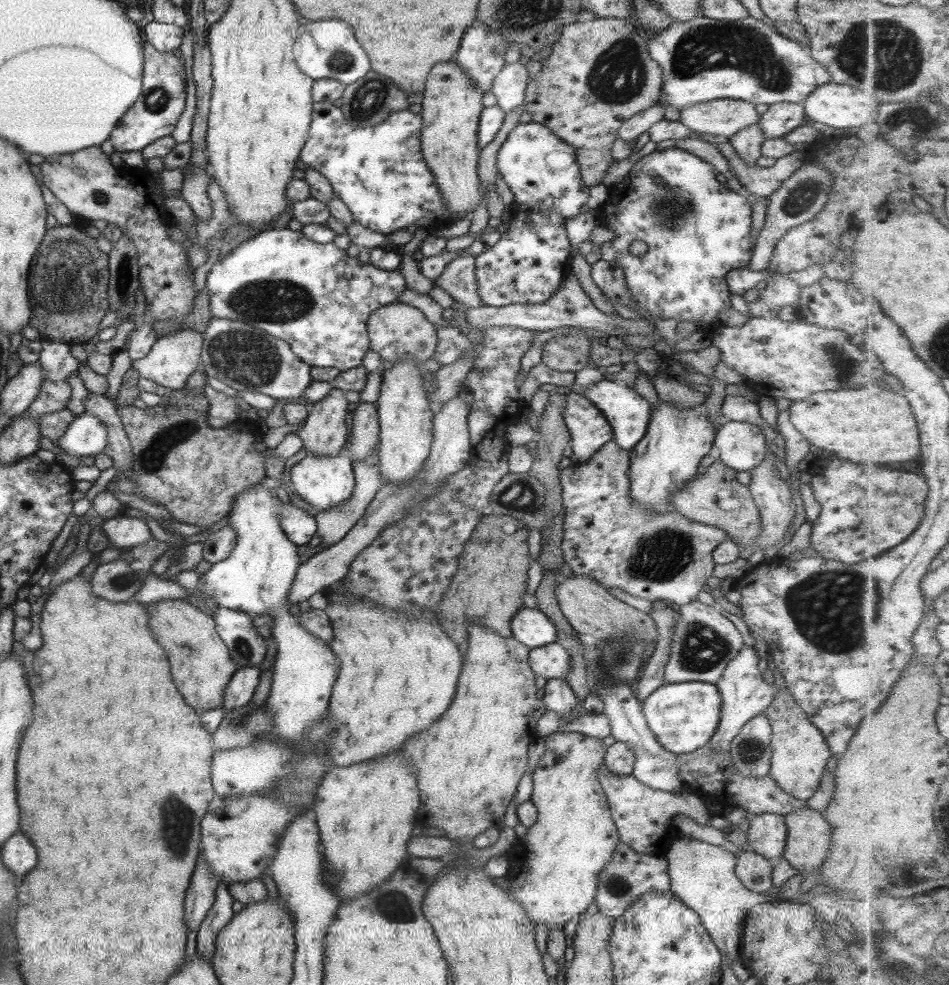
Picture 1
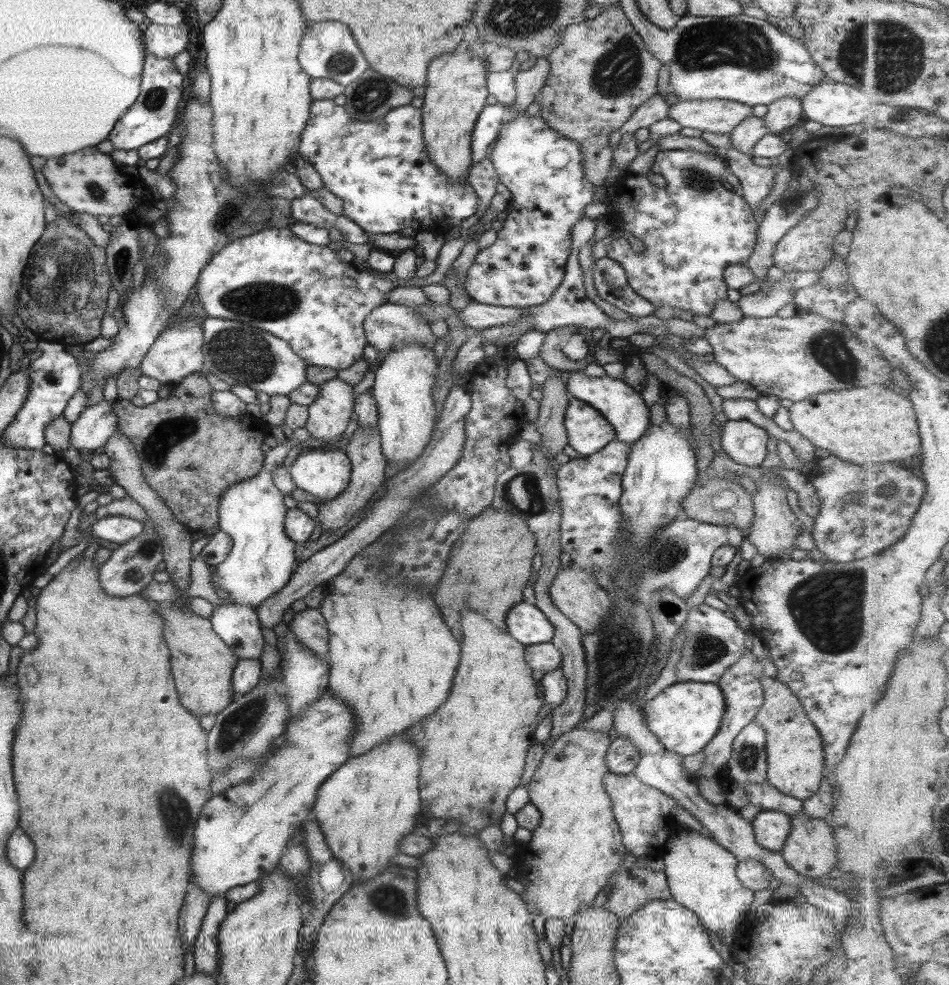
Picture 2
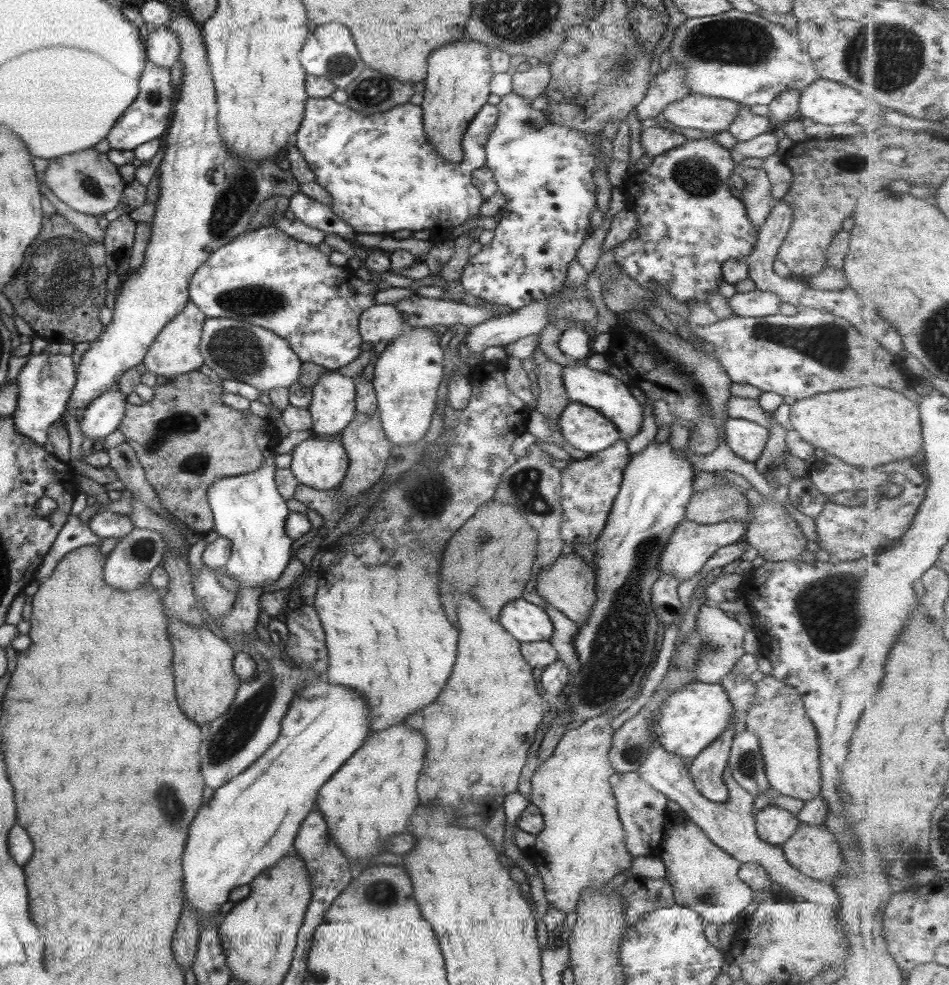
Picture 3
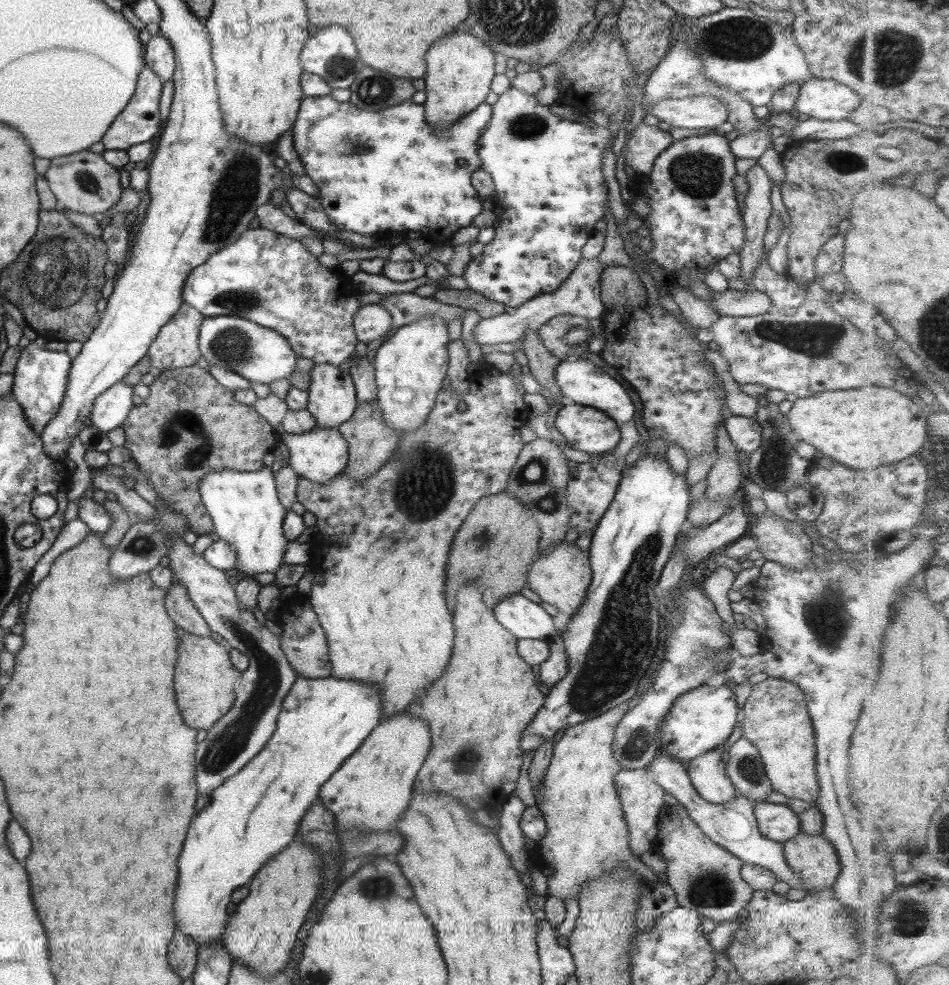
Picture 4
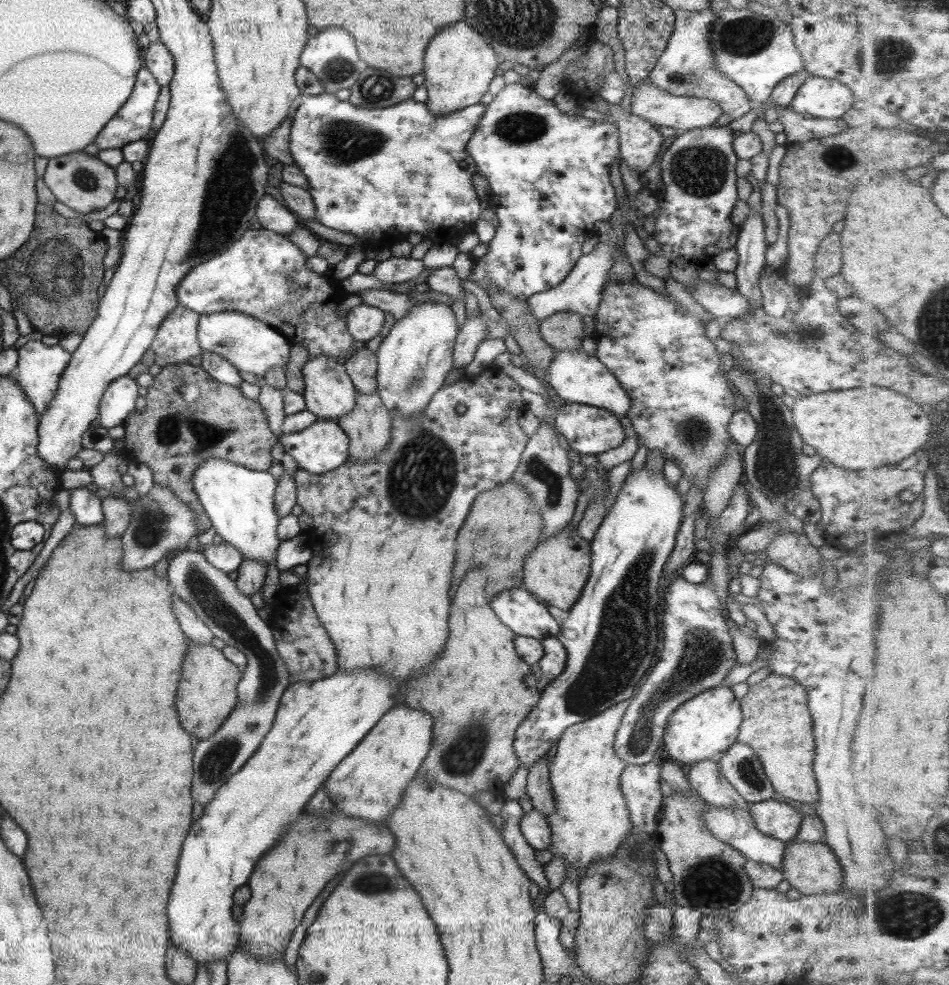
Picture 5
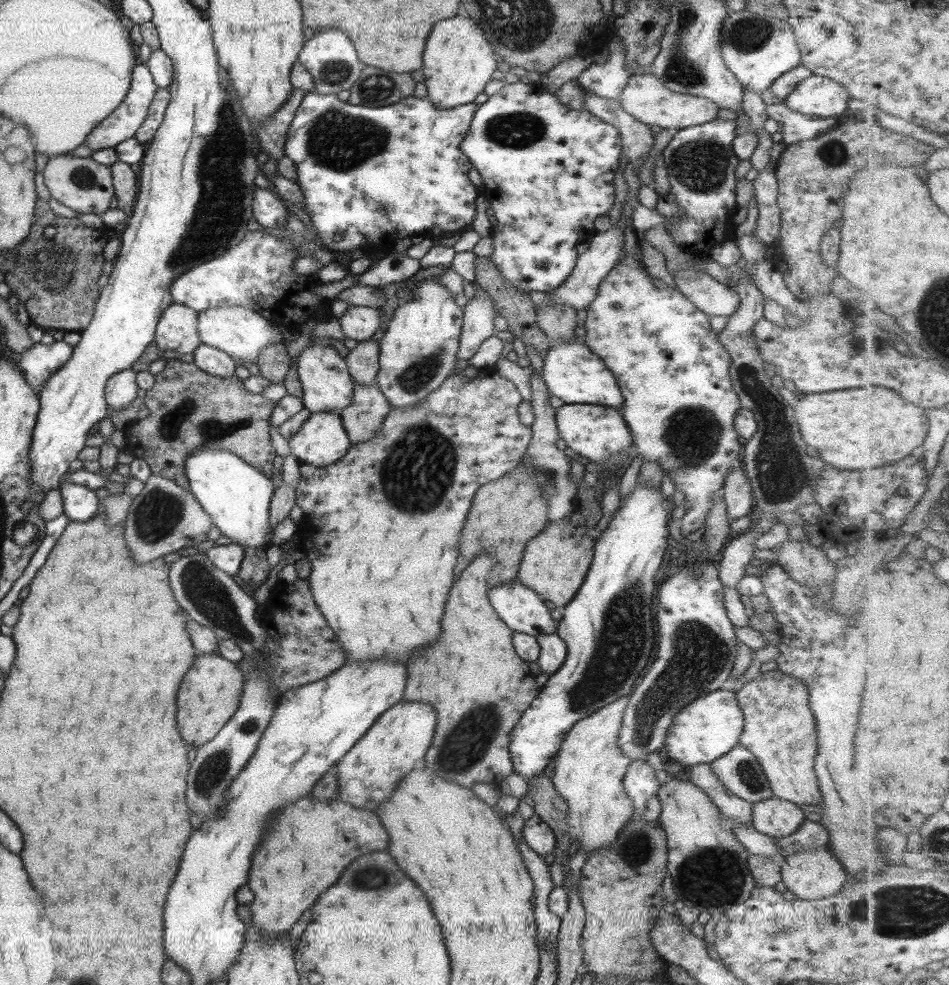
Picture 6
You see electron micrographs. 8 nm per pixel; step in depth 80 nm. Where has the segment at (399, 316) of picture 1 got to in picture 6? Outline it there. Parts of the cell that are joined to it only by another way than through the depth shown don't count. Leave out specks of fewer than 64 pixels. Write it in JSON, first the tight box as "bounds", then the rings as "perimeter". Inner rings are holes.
{"bounds":[338,306,379,343],"perimeter":[[[350,306],[343,310],[338,322],[344,338],[358,343],[371,338],[379,326],[379,317],[375,308]]]}

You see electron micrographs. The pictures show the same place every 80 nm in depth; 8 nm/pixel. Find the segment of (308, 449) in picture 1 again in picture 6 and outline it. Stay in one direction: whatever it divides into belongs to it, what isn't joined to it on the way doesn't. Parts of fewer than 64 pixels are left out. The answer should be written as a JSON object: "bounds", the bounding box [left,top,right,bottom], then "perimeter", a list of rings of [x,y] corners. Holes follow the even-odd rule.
{"bounds":[296,342,353,412],"perimeter":[[[309,342],[298,354],[296,371],[302,388],[300,401],[309,412],[338,412],[351,402],[353,380],[344,358],[339,356],[332,346]]]}

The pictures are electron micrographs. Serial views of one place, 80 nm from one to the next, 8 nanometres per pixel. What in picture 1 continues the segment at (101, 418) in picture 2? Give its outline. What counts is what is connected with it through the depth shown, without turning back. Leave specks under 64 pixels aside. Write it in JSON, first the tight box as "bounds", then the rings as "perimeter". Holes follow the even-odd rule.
{"bounds":[55,412,106,456],"perimeter":[[[90,412],[77,415],[60,436],[55,446],[71,456],[95,456],[102,452],[106,443],[106,424]]]}

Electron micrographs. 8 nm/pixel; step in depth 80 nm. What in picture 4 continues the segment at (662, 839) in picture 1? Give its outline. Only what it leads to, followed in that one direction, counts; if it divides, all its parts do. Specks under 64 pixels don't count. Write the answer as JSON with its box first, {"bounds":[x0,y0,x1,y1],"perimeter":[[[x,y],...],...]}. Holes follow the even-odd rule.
{"bounds":[614,767,665,857],"perimeter":[[[645,767],[636,769],[620,768],[614,776],[614,785],[627,823],[630,852],[638,857],[649,848],[657,847],[658,816],[665,806],[663,803],[664,790],[653,782],[651,773]]]}

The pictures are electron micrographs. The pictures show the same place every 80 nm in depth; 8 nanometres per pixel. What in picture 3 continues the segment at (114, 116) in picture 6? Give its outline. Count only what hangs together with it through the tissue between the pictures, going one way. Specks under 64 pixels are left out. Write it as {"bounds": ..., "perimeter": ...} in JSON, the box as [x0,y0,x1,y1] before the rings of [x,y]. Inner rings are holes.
{"bounds":[105,61,175,150],"perimeter":[[[146,61],[145,67],[139,75],[138,93],[133,102],[117,118],[109,134],[105,136],[111,150],[133,150],[137,145],[162,138],[166,132],[172,114],[172,104],[175,99],[170,98],[169,69],[157,67]]]}

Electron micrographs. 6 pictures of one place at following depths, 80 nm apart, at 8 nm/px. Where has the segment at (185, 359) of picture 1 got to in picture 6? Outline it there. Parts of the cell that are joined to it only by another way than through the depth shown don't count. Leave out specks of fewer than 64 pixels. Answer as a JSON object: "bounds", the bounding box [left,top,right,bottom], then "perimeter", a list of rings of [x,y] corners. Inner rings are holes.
{"bounds":[154,303,201,360],"perimeter":[[[171,303],[161,311],[154,341],[162,360],[179,359],[182,354],[191,354],[201,343],[197,334],[197,312],[179,303]]]}

